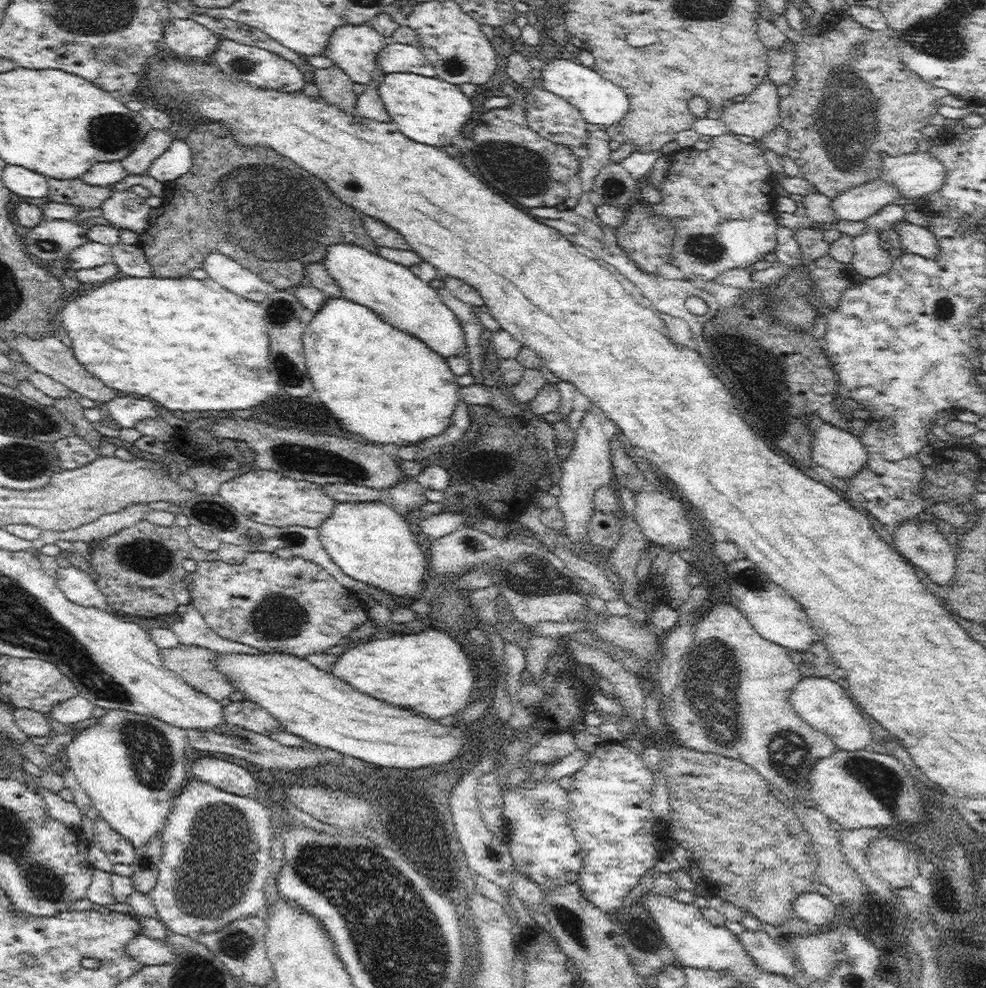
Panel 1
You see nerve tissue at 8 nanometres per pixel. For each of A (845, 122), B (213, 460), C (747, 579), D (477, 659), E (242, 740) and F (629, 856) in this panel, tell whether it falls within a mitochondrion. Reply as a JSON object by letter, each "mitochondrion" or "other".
{"A":"mitochondrion","B":"other","C":"mitochondrion","D":"other","E":"mitochondrion","F":"other"}

